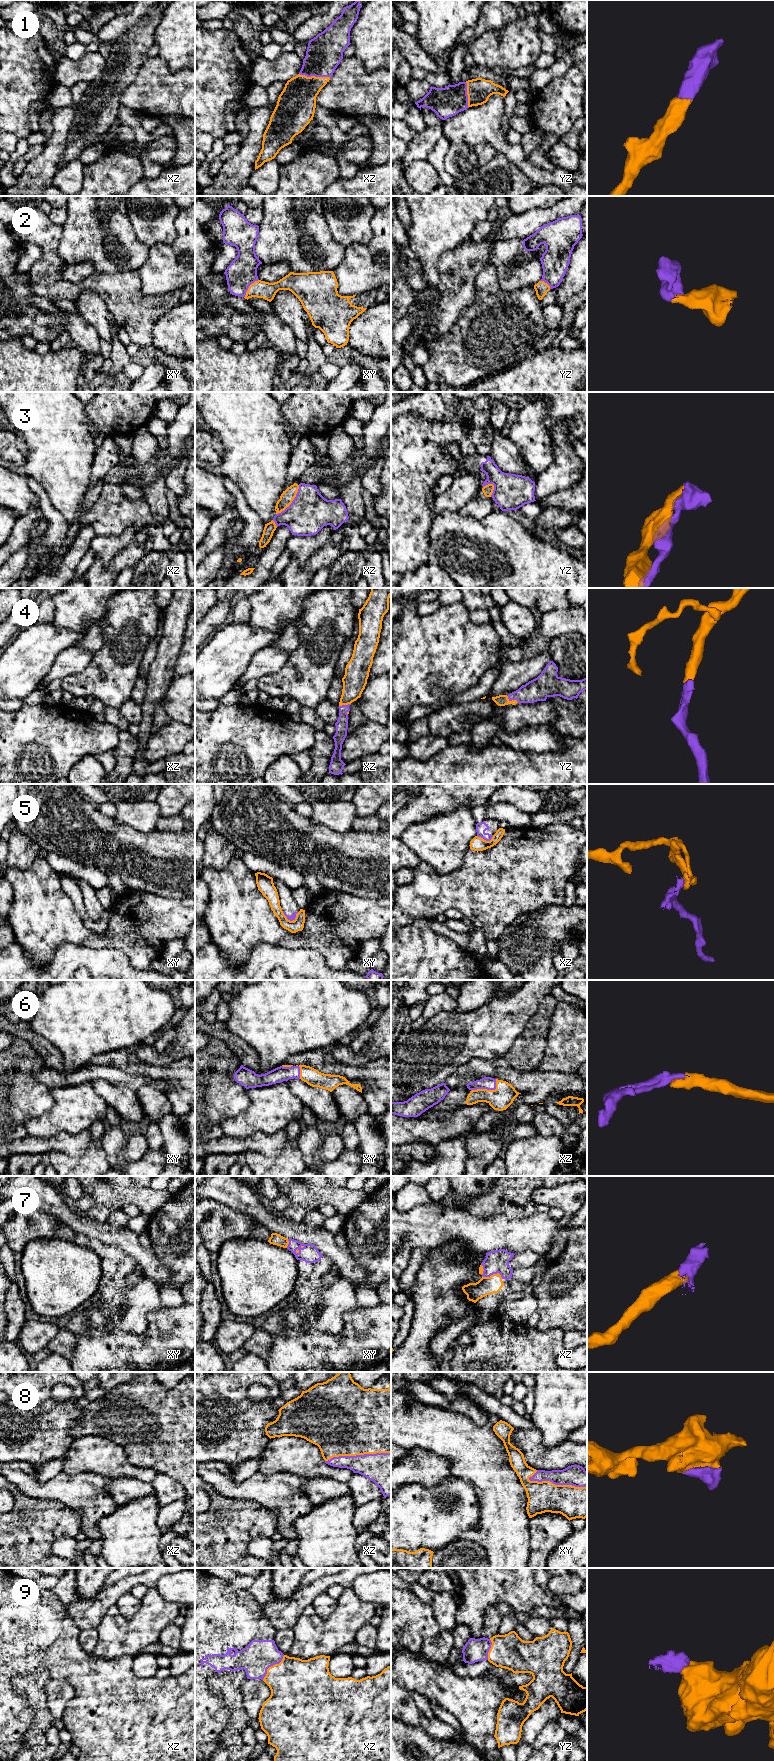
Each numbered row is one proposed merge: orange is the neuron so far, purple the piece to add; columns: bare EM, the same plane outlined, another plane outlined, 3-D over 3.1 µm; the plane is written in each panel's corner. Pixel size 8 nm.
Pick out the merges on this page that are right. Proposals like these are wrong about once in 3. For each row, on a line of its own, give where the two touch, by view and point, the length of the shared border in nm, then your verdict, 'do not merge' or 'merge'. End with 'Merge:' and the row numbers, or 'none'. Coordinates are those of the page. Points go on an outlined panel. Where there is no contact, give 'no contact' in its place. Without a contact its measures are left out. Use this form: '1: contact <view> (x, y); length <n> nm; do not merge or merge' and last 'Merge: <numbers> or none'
1: contact xz (314, 76); length 260 nm; merge
2: contact xy (249, 287); length 190 nm; merge
3: contact xz (292, 500); length 300 nm; do not merge
4: contact yz (512, 700); length 110 nm; merge
5: contact xy (289, 920); length 140 nm; do not merge
6: contact xz (486, 1089); length 220 nm; merge
7: contact xz (487, 1277); length 200 nm; merge
8: contact xy (557, 1485); length 480 nm; merge
9: contact xz (271, 1666); length 260 nm; merge
Merge: 1, 2, 4, 6, 7, 8, 9

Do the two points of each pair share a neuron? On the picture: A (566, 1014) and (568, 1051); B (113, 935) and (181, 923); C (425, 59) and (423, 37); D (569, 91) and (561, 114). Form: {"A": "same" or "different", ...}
{"A": "same", "B": "same", "C": "different", "D": "same"}

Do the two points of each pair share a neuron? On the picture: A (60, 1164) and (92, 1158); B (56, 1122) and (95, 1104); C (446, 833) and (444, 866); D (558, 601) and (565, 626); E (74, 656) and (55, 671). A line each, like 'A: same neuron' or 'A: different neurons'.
A: same neuron
B: same neuron
C: same neuron
D: different neurons
E: same neuron

